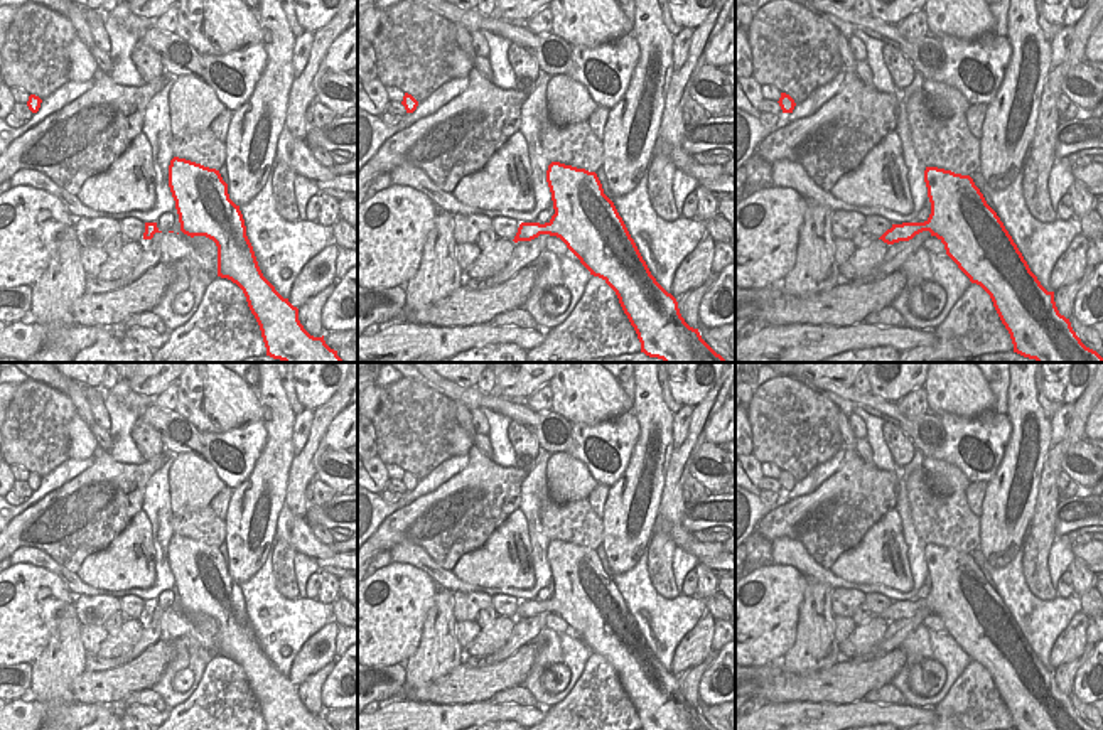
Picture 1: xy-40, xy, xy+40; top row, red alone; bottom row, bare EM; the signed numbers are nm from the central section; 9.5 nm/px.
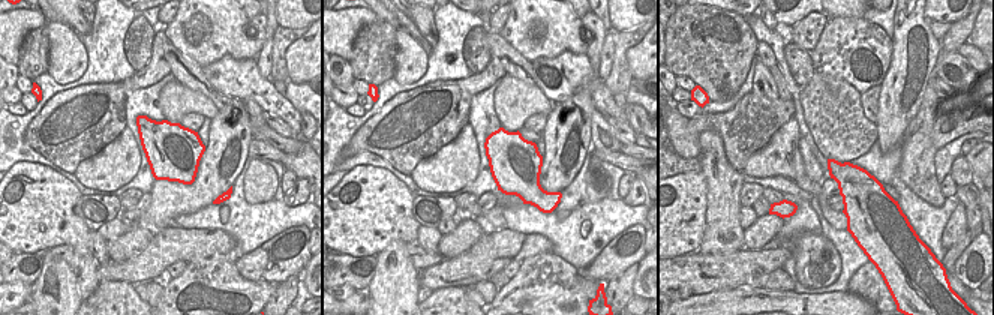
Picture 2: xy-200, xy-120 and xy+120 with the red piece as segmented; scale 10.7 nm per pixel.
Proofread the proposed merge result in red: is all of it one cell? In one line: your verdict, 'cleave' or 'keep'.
keep

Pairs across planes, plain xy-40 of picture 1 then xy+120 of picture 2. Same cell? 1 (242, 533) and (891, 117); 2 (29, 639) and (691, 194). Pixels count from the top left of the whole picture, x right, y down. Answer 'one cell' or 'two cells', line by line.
1: one cell
2: one cell

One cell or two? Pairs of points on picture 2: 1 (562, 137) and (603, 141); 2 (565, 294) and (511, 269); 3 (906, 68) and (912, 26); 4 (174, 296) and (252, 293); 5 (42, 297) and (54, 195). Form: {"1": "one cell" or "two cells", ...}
{"1": "two cells", "2": "two cells", "3": "one cell", "4": "one cell", "5": "two cells"}

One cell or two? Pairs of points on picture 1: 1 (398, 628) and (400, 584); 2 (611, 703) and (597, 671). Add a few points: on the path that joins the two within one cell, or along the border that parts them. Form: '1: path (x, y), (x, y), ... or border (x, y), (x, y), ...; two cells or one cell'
1: path (398, 617), (402, 609), (400, 594); one cell
2: path (602, 695), (599, 692), (599, 680); one cell

